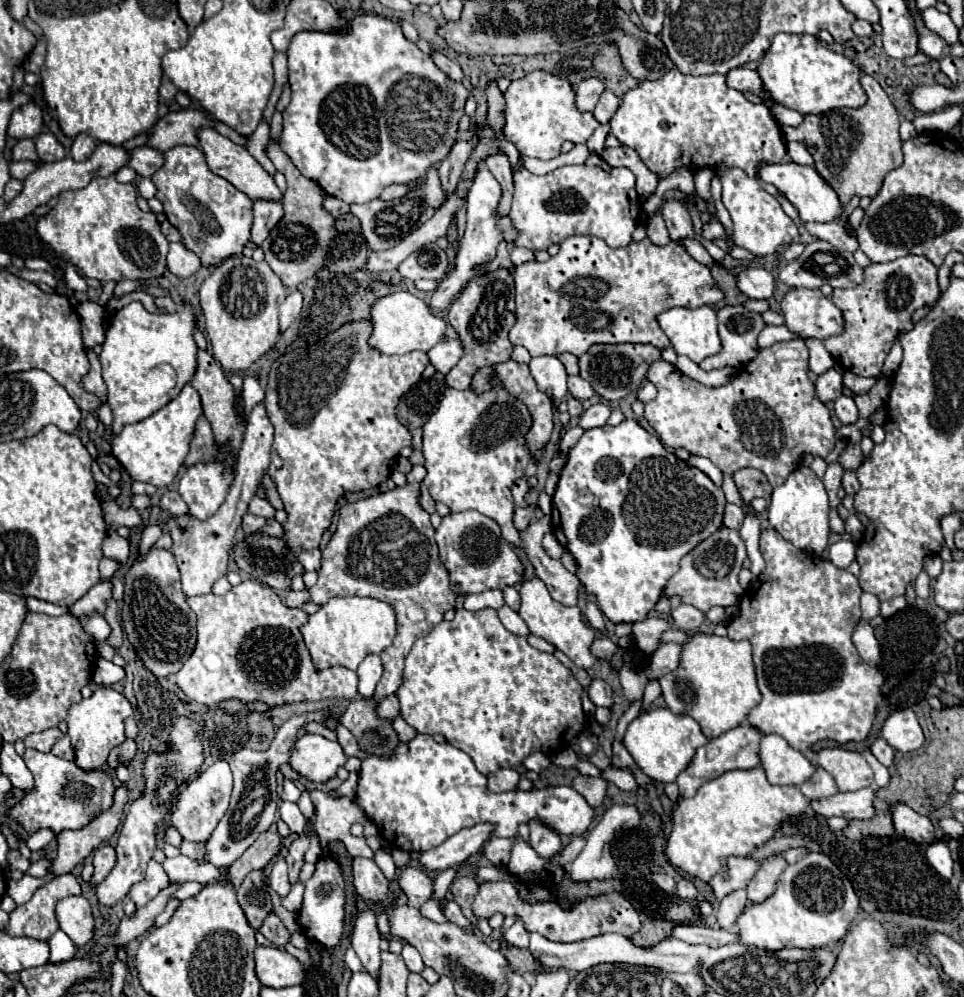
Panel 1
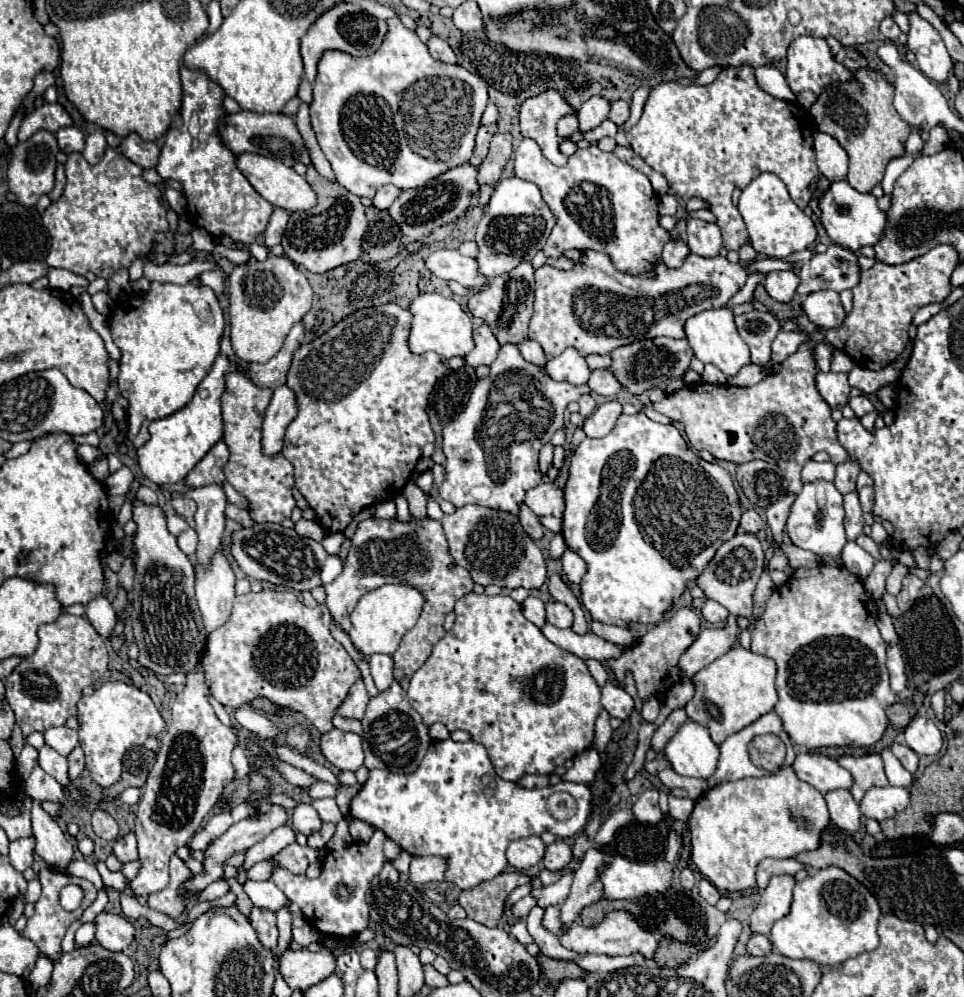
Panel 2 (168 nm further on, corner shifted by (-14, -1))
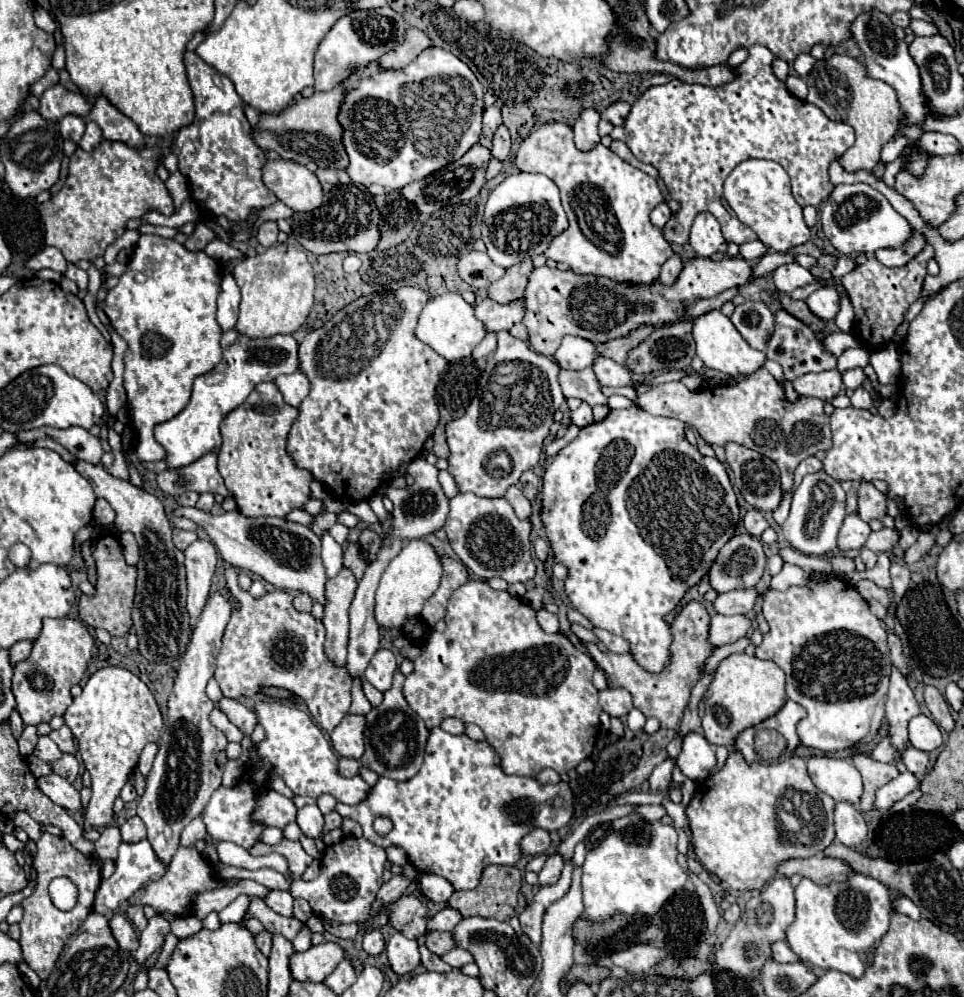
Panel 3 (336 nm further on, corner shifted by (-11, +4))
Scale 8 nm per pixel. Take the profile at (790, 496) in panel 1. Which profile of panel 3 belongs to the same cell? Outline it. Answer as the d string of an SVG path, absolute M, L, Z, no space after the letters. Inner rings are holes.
M825 471L811 473L793 493L791 513L781 525L785 539L805 555L825 555L837 547L837 533L845 517L845 491Z

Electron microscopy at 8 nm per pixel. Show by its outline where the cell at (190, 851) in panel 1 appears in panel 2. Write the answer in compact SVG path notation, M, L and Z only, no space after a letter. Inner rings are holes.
M272 804L272 808L270 808L266 814L256 814L256 816L252 816L252 818L246 818L246 820L240 820L240 822L232 824L232 826L226 830L226 834L222 834L222 836L220 836L220 838L206 850L206 862L204 862L206 872L204 872L204 874L196 874L196 876L192 876L192 880L184 884L184 890L186 890L186 892L204 890L206 886L210 886L212 882L216 882L218 878L222 878L222 872L224 872L224 860L226 860L228 856L232 856L234 852L240 852L240 850L246 850L246 848L254 846L256 842L264 840L272 830L284 826L286 822L288 822L288 814L286 814L286 810L284 810L282 806L278 806L278 804Z

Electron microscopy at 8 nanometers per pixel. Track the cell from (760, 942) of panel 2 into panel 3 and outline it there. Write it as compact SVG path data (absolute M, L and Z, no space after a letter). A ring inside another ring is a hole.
M777 941L771 945L771 953L773 959L779 963L789 963L789 961L799 961L799 957L789 949L789 945L785 941Z

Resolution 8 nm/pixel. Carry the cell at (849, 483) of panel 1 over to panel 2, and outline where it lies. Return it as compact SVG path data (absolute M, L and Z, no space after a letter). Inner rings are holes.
M864 486L864 488L858 490L858 496L860 496L862 510L864 510L864 512L872 512L872 506L874 506L874 488Z

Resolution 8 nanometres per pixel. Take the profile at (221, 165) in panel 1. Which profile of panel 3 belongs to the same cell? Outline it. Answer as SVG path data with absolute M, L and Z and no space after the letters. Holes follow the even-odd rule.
M267 159L263 165L263 183L293 211L313 211L323 201L319 179L305 167L285 159Z

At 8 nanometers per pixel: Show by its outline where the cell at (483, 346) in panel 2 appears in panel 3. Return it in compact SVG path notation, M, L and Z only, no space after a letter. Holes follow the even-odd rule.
M483 299L475 305L475 317L483 321L487 333L497 333L501 329L511 329L523 319L525 301L515 301L515 305L499 305L491 299Z

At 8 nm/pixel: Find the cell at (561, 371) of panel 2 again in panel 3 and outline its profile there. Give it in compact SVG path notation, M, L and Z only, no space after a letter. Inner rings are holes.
M565 337L561 347L557 349L557 353L553 355L557 365L561 369L569 369L569 371L579 371L585 369L589 365L593 365L595 359L595 345L587 339L581 337Z

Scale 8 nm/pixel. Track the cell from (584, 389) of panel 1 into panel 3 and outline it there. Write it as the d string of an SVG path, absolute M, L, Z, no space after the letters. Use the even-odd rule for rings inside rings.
M597 357L593 361L593 373L605 387L623 387L631 383L631 371L607 357Z

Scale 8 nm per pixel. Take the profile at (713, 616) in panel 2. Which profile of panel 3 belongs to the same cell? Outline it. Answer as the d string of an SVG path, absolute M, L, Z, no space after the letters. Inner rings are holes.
M747 589L747 591L729 591L717 595L713 601L713 607L721 615L739 615L739 613L749 613L755 607L759 593L757 589Z

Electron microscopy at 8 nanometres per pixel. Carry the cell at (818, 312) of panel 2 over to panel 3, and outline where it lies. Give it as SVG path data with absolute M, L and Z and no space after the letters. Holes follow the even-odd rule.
M821 287L807 297L807 305L819 319L835 319L839 313L839 293L835 287Z

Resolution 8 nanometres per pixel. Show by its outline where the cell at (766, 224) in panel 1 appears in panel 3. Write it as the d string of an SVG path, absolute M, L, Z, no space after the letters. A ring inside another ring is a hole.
M747 159L739 163L725 181L723 195L737 219L751 227L759 241L773 251L789 251L795 245L809 241L811 229L803 219L801 205L791 195L791 185L785 169L775 161Z

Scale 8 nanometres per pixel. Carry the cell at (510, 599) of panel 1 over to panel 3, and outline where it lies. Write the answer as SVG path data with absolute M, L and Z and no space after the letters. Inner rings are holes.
M545 607L539 609L539 611L535 611L535 615L537 615L537 623L541 625L543 631L547 631L547 633L557 633L559 631L557 617L553 613L549 613Z

